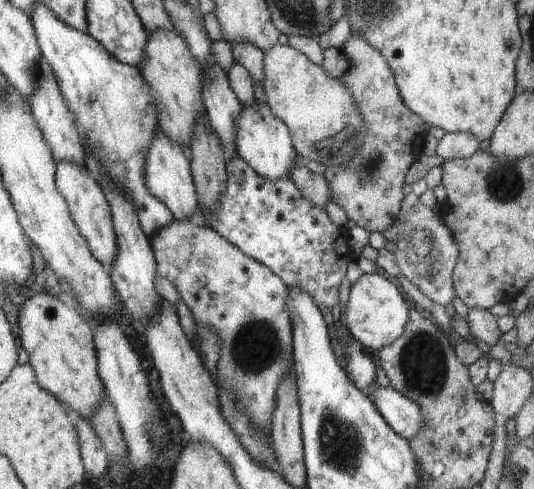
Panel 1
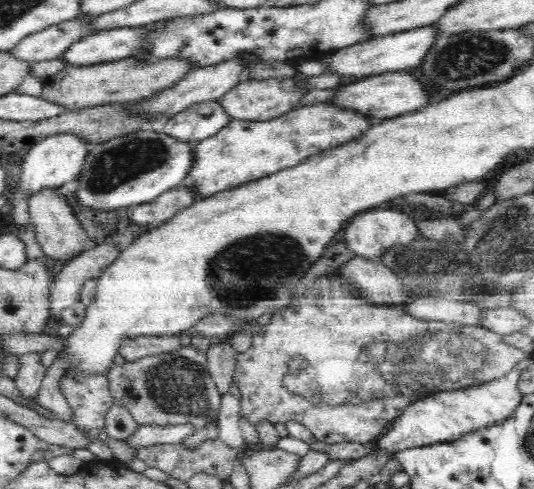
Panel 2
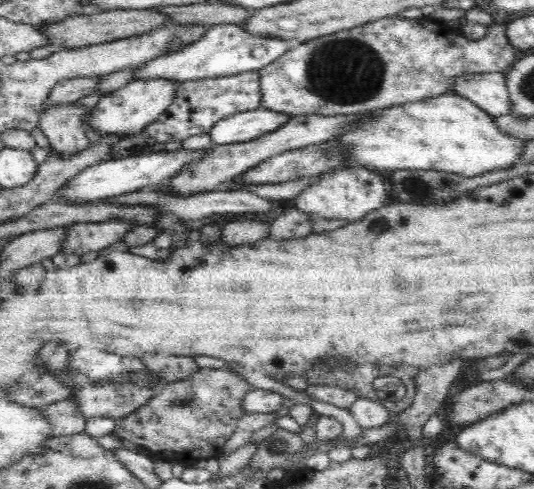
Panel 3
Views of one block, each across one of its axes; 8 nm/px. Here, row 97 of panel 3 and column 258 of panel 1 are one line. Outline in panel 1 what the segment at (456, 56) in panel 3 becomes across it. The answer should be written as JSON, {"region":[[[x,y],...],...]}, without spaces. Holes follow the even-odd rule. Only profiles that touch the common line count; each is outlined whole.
{"region":[[[191,219],[184,222],[173,220],[149,239],[156,272],[169,280],[176,288],[179,298],[190,308],[195,322],[218,330],[223,348],[219,364],[220,386],[228,392],[240,394],[240,404],[251,416],[260,434],[269,434],[274,420],[276,401],[284,378],[292,369],[294,361],[294,322],[287,309],[287,299],[291,289],[264,263],[245,255],[235,244],[211,228],[199,226]]]}

